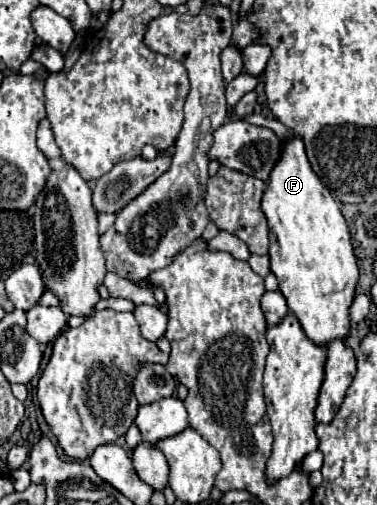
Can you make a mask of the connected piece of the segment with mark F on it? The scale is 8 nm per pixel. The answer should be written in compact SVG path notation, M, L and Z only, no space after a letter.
M299 135L283 139L283 151L267 181L261 209L269 225L271 273L279 281L279 291L287 299L289 311L299 319L313 343L343 339L351 329L349 305L355 297L359 267L345 217L311 169Z

